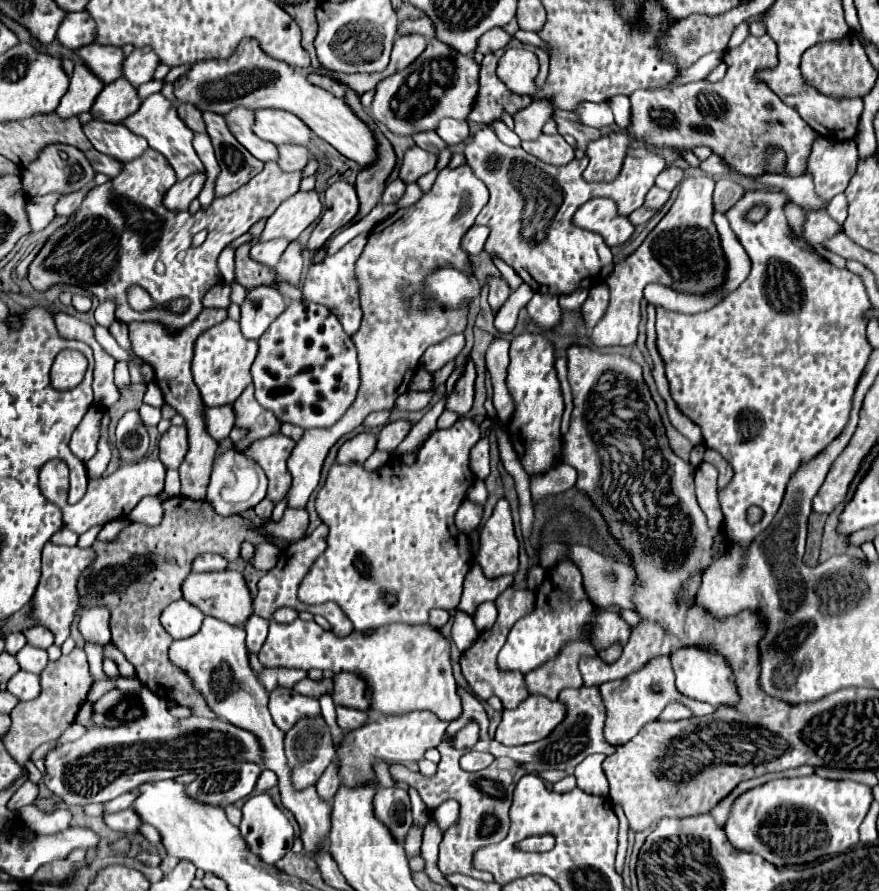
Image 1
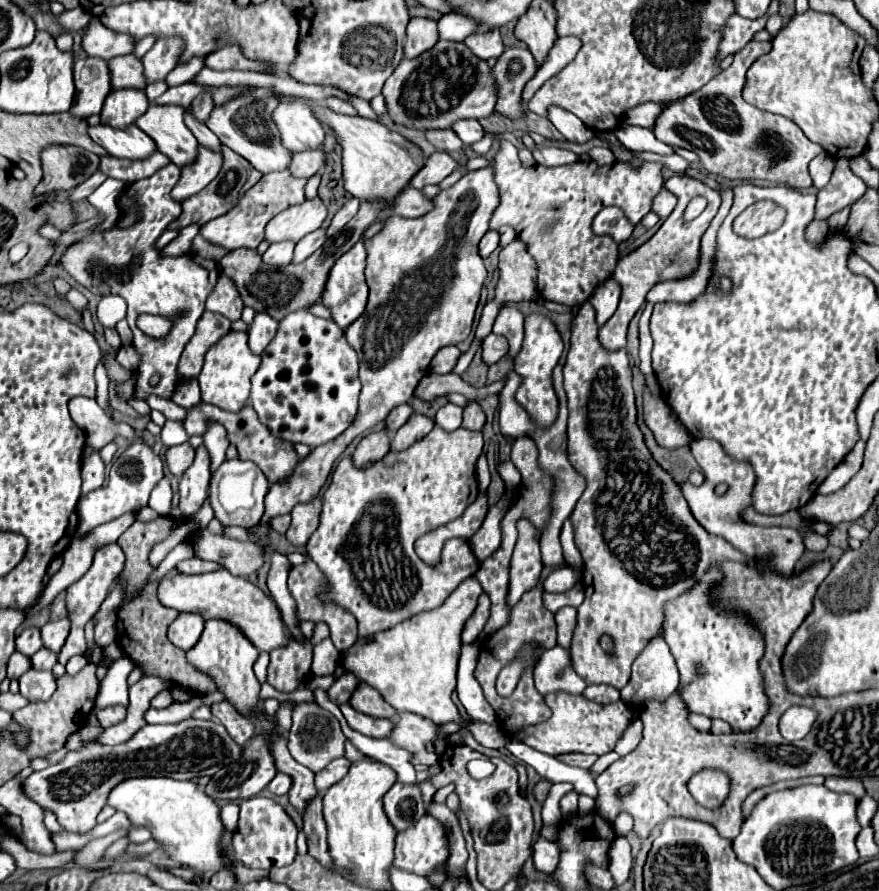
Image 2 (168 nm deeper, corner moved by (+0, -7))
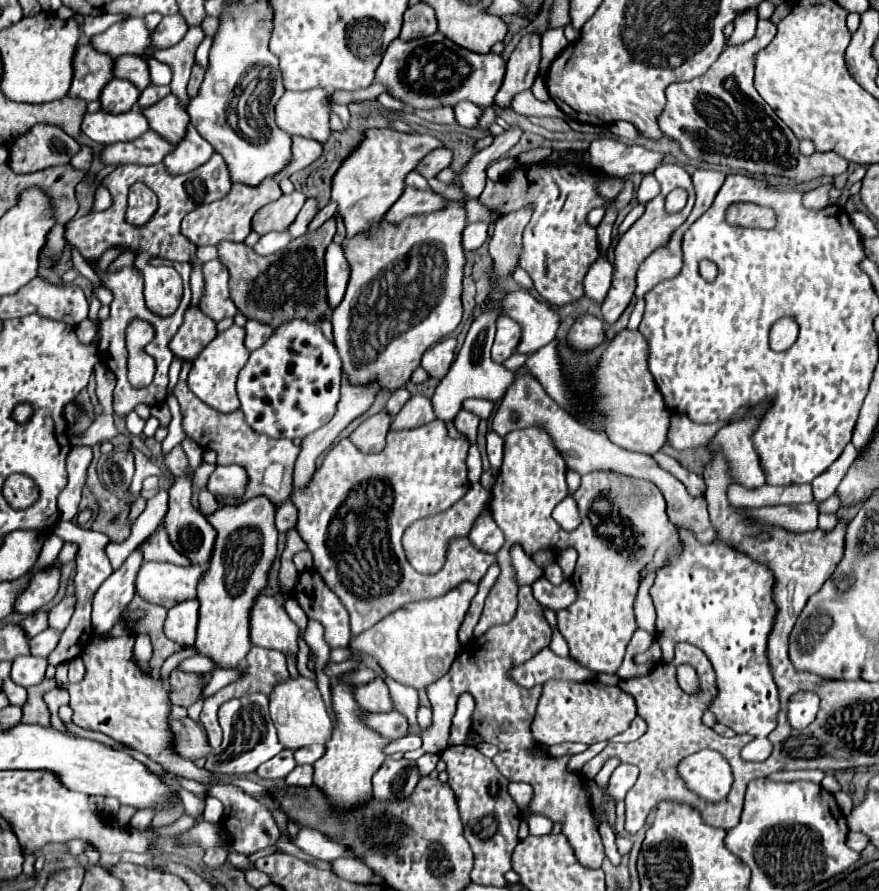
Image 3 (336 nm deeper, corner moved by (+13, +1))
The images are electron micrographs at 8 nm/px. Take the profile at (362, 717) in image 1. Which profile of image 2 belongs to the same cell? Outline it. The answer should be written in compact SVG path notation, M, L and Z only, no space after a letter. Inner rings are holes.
M342 704L340 706L348 726L364 736L370 736L370 738L386 738L388 732L392 730L392 722L390 720L380 720L380 718L372 718L372 716L366 716L366 714L360 714L356 712L350 704Z

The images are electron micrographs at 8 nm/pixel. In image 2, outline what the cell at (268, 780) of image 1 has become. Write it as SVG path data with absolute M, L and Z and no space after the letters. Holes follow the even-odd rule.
M278 772L278 774L272 778L272 782L268 784L268 790L270 790L272 794L278 794L278 796L280 796L280 794L286 794L286 792L290 790L290 784L292 784L290 776Z

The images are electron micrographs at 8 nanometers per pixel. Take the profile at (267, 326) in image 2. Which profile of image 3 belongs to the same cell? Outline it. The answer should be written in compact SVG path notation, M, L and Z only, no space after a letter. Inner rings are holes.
M247 322L245 326L247 330L247 336L245 336L245 346L253 352L255 348L261 348L269 336L273 334L273 330L267 326L267 324L259 324L259 322Z

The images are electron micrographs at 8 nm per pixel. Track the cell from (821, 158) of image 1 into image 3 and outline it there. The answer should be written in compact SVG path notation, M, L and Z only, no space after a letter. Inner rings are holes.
M825 184L825 186L819 186L819 188L811 190L811 192L805 192L803 194L803 204L807 208L813 208L813 210L825 208L829 204L829 196L827 196L829 188L833 188L833 184Z

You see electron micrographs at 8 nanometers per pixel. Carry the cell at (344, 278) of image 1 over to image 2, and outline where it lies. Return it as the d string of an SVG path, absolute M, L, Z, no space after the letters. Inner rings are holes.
M358 242L346 254L342 254L336 260L336 264L332 266L332 270L328 274L328 282L326 282L326 288L324 288L320 302L330 310L332 320L342 330L346 330L352 322L356 322L366 310L368 284L366 284L366 278L364 278L364 266L366 266L366 248L364 248L364 242Z

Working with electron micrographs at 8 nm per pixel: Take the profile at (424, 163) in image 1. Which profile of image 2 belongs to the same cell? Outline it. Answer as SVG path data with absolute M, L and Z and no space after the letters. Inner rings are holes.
M434 152L432 156L426 158L422 170L418 170L414 174L414 178L410 180L410 186L422 190L428 184L440 184L448 174L452 174L452 170L458 166L458 162L446 154L446 152Z

